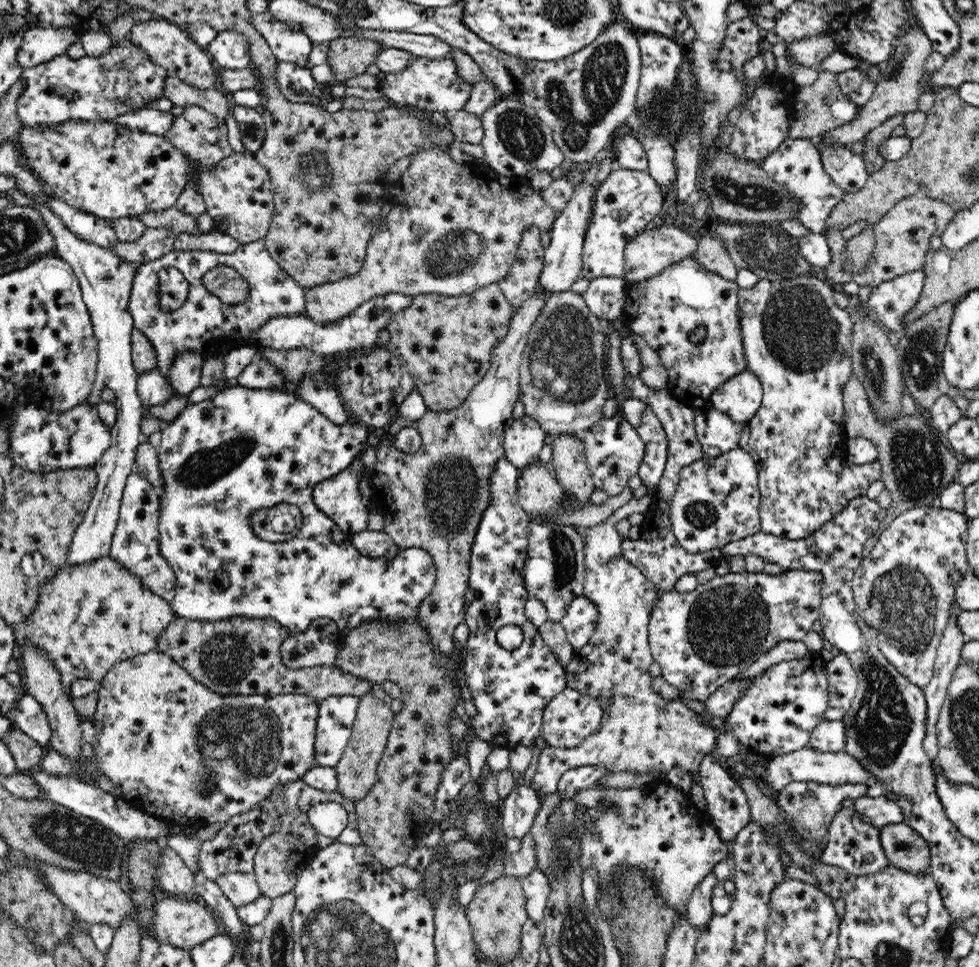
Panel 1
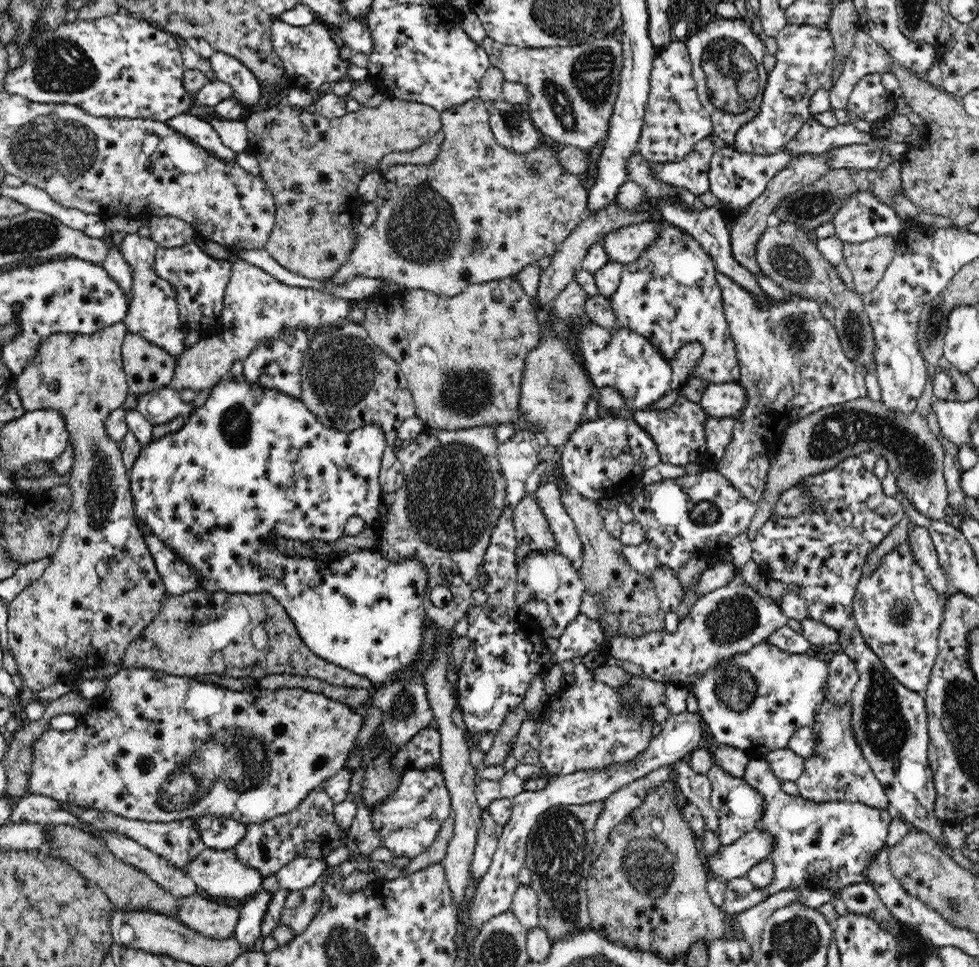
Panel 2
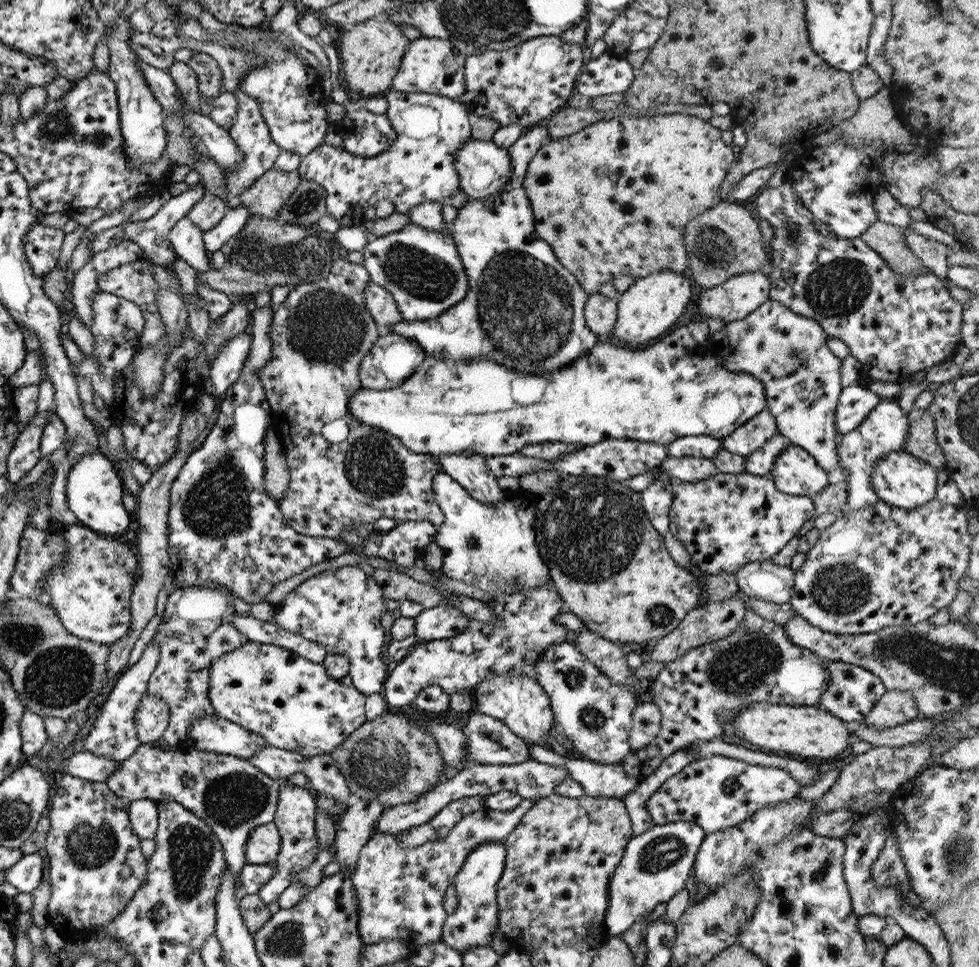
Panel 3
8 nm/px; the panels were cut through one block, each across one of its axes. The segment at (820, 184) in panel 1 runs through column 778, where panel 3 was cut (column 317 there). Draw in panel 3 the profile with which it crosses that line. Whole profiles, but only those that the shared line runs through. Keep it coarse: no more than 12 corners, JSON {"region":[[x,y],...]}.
{"region":[[389,90],[396,140],[301,158],[341,227],[451,204],[471,139],[458,99]]}

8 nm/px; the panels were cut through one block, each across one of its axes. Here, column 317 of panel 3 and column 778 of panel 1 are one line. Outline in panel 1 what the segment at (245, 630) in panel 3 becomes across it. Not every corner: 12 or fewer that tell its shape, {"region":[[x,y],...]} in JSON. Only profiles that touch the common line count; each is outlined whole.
{"region":[[802,641],[774,645],[733,680],[757,677],[780,661],[796,660],[809,650]]}

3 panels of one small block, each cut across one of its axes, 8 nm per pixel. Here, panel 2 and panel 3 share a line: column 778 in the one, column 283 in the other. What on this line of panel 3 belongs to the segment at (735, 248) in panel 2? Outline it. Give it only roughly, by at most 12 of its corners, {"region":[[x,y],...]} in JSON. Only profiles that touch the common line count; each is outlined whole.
{"region":[[273,166],[236,201],[275,219],[301,179]]}

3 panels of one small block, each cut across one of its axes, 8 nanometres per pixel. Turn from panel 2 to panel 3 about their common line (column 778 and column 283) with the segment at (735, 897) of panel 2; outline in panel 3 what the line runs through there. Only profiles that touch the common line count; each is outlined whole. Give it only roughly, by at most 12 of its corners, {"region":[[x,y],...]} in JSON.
{"region":[[278,780],[280,852],[257,892],[270,904],[317,857],[313,793]]}

